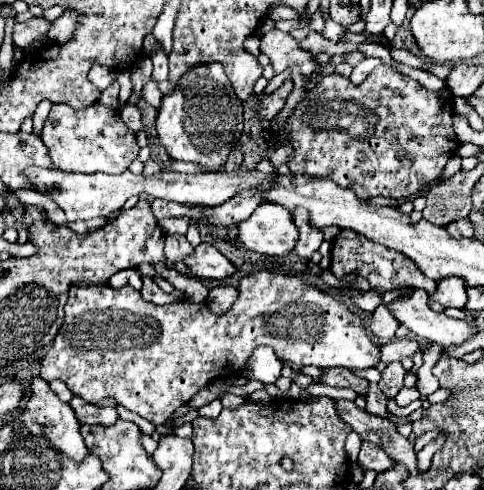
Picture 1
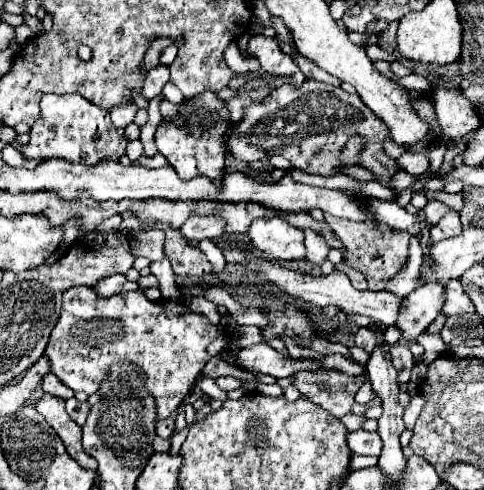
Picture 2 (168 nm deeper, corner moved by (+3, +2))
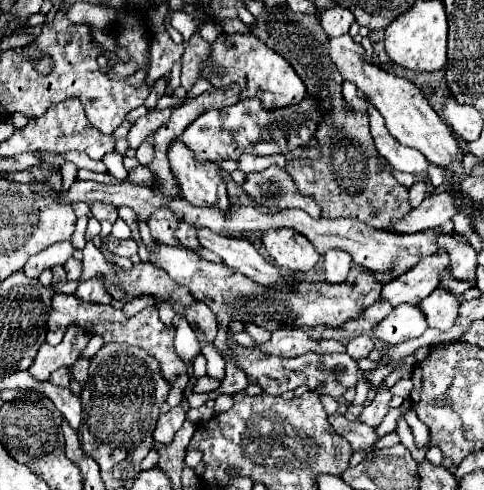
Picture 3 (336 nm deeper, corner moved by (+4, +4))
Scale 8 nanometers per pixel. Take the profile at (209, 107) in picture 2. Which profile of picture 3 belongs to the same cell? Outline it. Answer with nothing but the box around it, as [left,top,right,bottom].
[169,141,229,211]

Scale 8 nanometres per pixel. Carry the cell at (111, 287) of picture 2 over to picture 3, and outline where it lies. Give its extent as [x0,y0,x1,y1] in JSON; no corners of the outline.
[75,277,113,305]

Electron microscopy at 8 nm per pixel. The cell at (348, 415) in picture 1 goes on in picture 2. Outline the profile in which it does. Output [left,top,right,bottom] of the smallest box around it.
[294,369,366,419]

